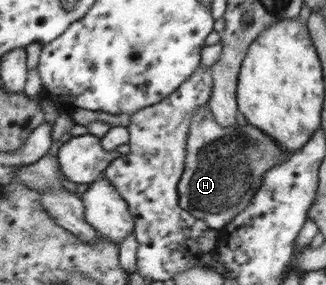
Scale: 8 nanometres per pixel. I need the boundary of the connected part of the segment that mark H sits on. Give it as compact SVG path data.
M207 105L201 106L191 118L187 156L177 191L181 208L207 221L210 228L221 229L251 204L264 174L277 162L287 161L292 153L281 149L269 134L252 125L231 129L219 126L209 110Z

